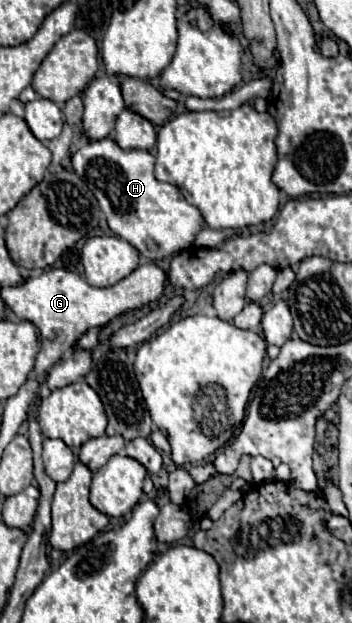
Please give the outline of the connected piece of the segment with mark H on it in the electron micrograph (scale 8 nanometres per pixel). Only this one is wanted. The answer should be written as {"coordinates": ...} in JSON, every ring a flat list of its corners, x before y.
{"coordinates":[[112,138,86,142,74,156,72,166,100,202,110,230,130,242,148,260,164,260,194,246,200,230,206,228,202,212,188,204,182,192,154,176,154,156,146,150,122,152]]}

